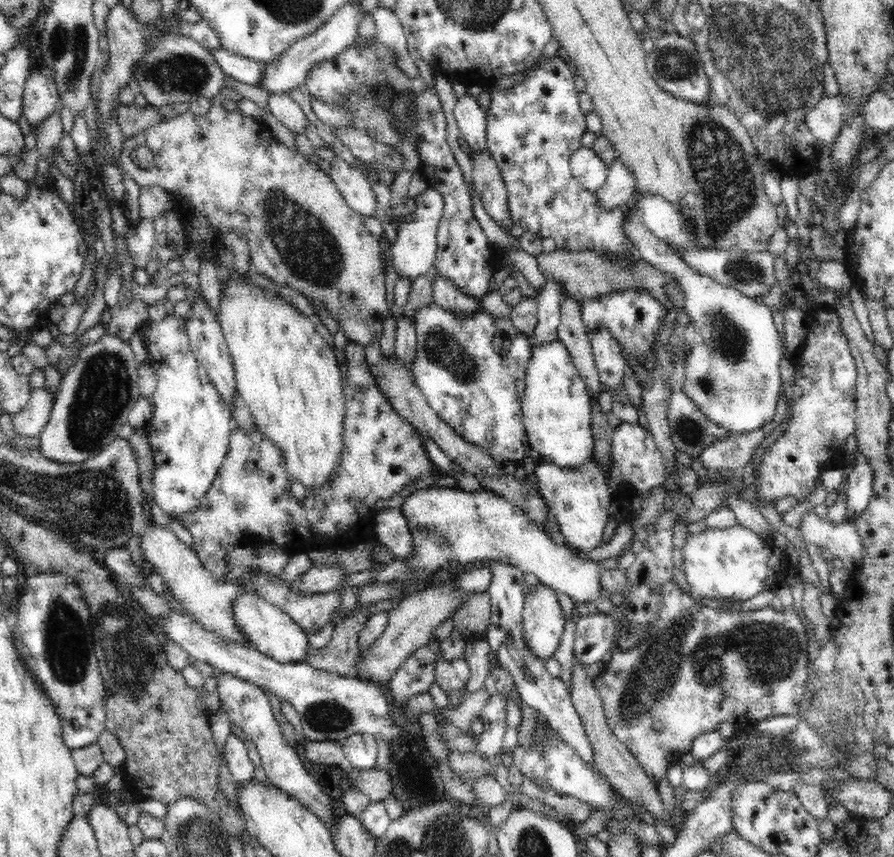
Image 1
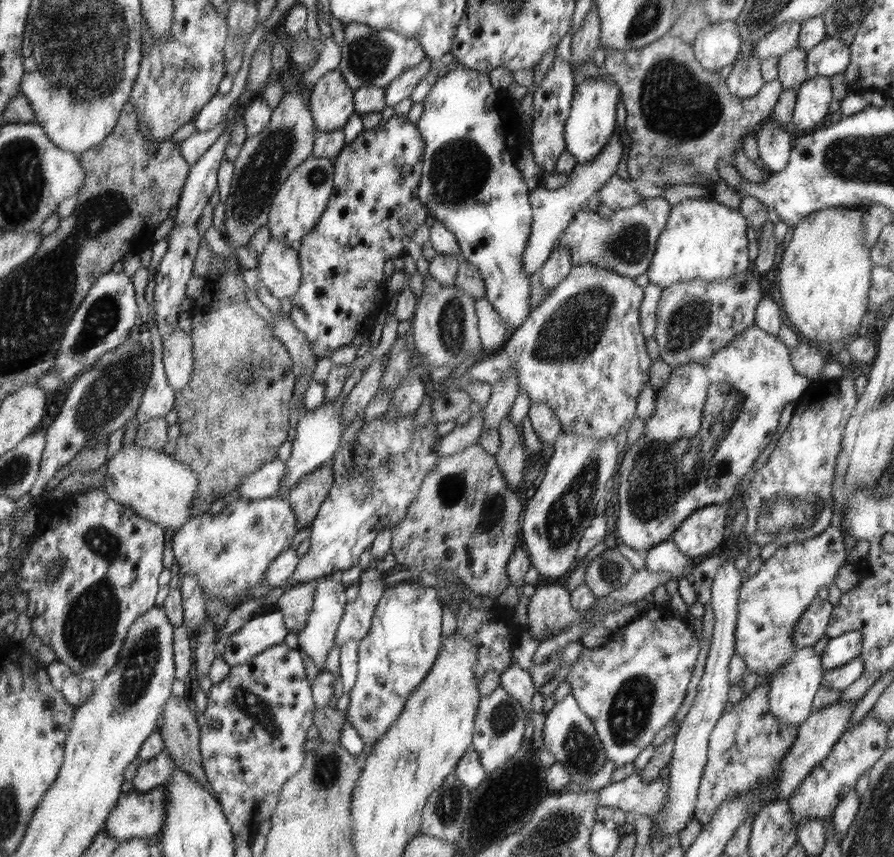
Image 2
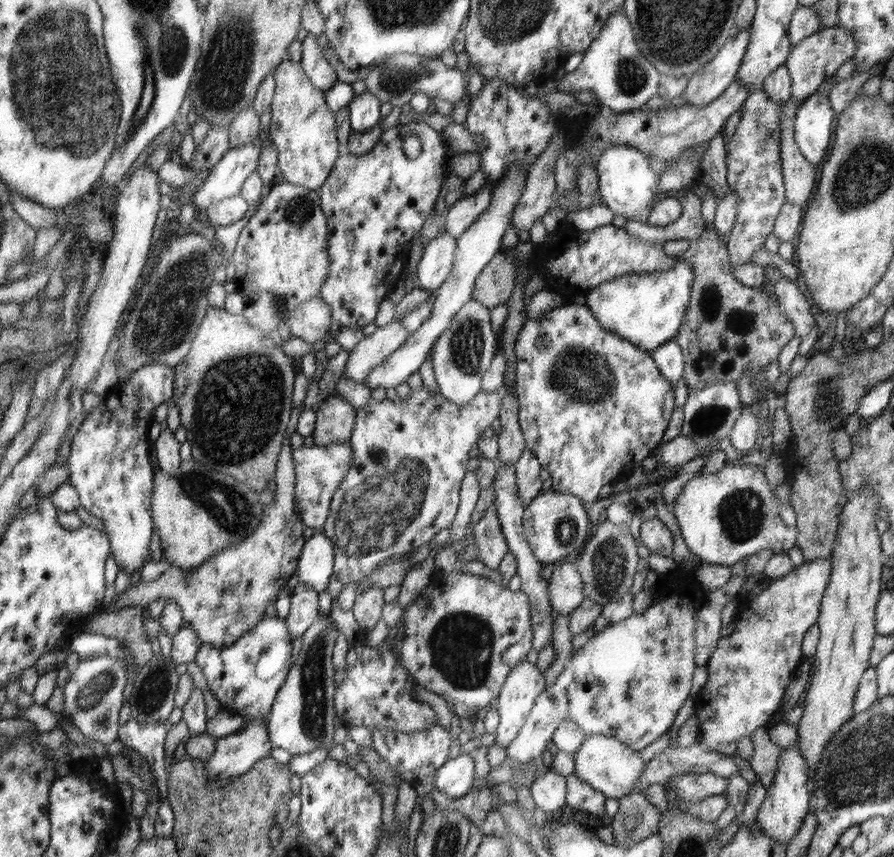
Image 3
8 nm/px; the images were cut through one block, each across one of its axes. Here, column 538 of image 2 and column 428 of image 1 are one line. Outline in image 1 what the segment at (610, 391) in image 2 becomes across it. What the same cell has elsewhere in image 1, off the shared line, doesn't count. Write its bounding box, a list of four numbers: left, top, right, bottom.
[410,301,531,467]

